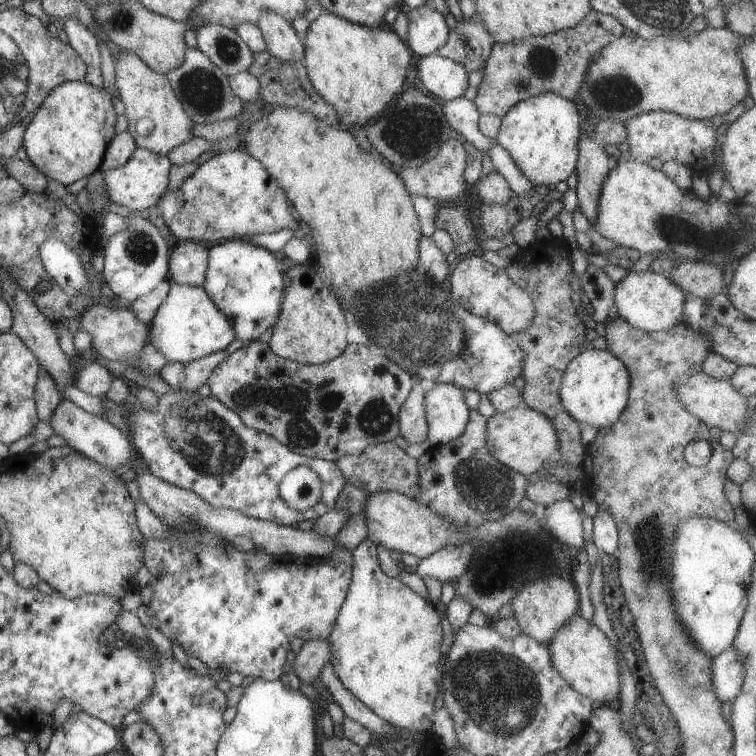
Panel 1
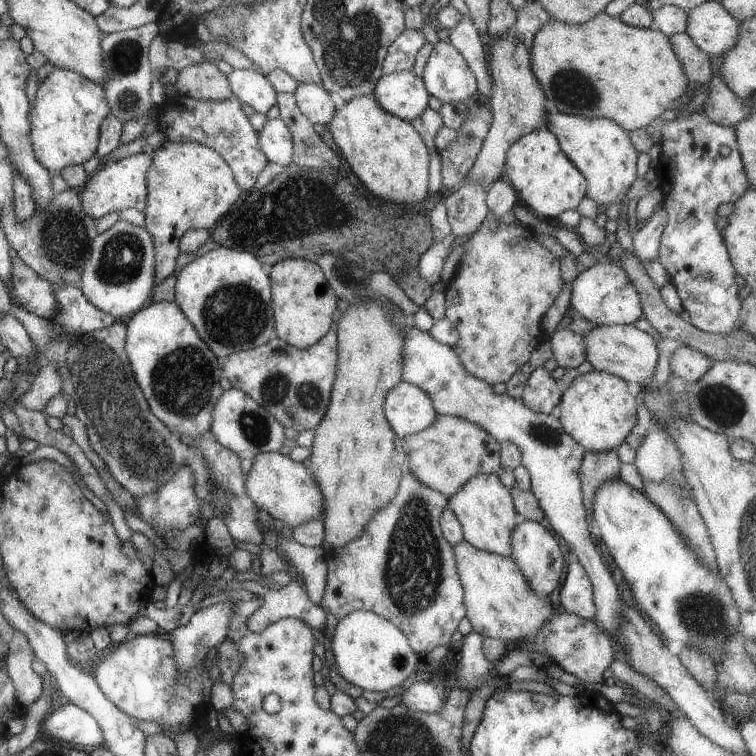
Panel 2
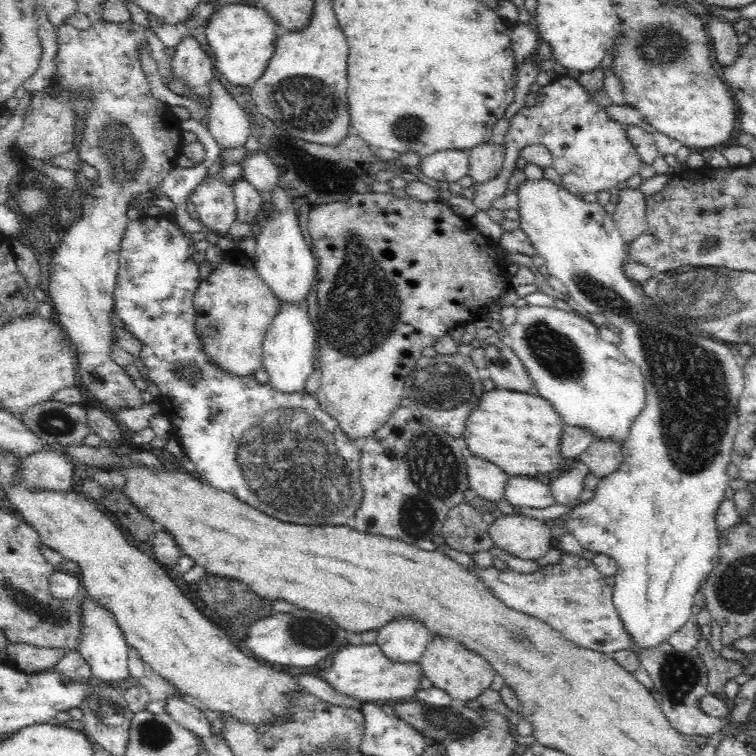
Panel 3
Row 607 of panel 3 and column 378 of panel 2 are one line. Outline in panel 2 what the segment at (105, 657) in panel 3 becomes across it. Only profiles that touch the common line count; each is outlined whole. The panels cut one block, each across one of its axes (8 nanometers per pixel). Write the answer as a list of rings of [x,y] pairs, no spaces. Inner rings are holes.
[[[412,70],[383,75],[374,94],[385,112],[410,122],[429,108],[431,98],[423,79]]]

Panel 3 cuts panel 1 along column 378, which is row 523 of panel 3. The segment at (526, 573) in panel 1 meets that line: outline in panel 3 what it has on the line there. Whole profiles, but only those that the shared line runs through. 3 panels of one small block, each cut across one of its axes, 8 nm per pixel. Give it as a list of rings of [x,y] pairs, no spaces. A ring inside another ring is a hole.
[[[523,514],[499,515],[489,528],[494,546],[522,558],[536,560],[552,547],[545,522]]]

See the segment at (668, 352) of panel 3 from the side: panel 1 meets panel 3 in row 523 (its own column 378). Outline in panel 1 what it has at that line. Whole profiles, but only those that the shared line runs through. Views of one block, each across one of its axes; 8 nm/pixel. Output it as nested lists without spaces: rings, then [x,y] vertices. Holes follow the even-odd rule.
[[[366,537],[353,551],[352,563],[352,582],[350,582],[349,590],[346,598],[340,607],[335,625],[333,626],[332,634],[327,638],[330,643],[330,664],[332,664],[336,676],[342,681],[342,684],[349,690],[358,700],[361,700],[370,710],[373,710],[380,718],[383,718],[388,724],[395,726],[396,730],[412,730],[416,732],[429,731],[434,724],[434,702],[438,696],[438,663],[442,656],[442,626],[440,625],[440,617],[436,609],[431,604],[426,602],[418,593],[414,593],[407,585],[404,585],[398,578],[388,577],[378,563],[378,547],[375,542],[372,542]]]

